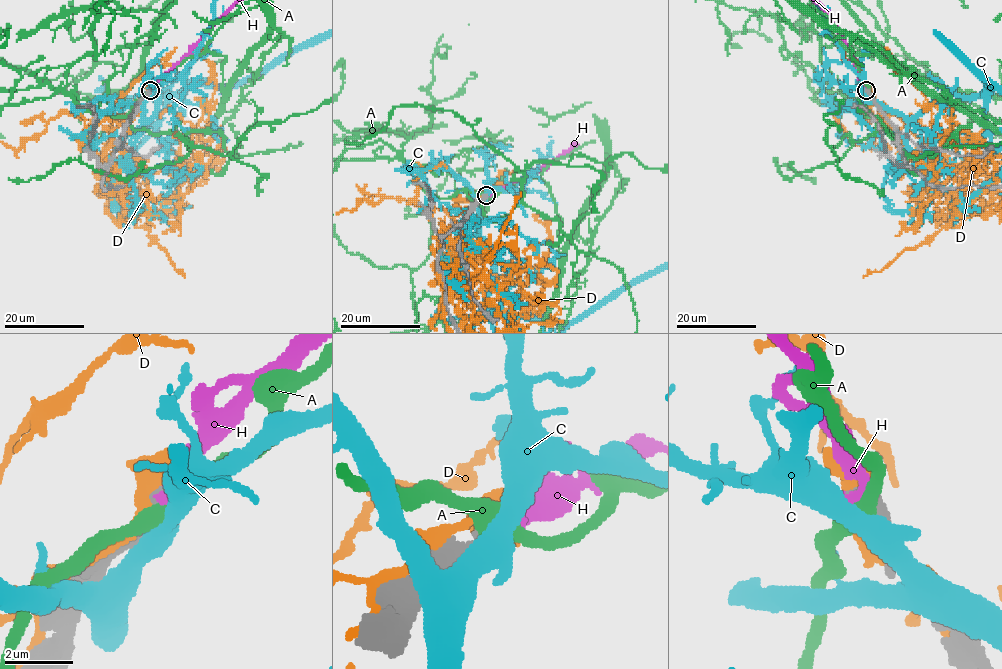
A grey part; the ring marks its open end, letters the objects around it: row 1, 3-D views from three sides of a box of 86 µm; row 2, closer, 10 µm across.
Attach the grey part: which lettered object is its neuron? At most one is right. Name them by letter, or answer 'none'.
H

